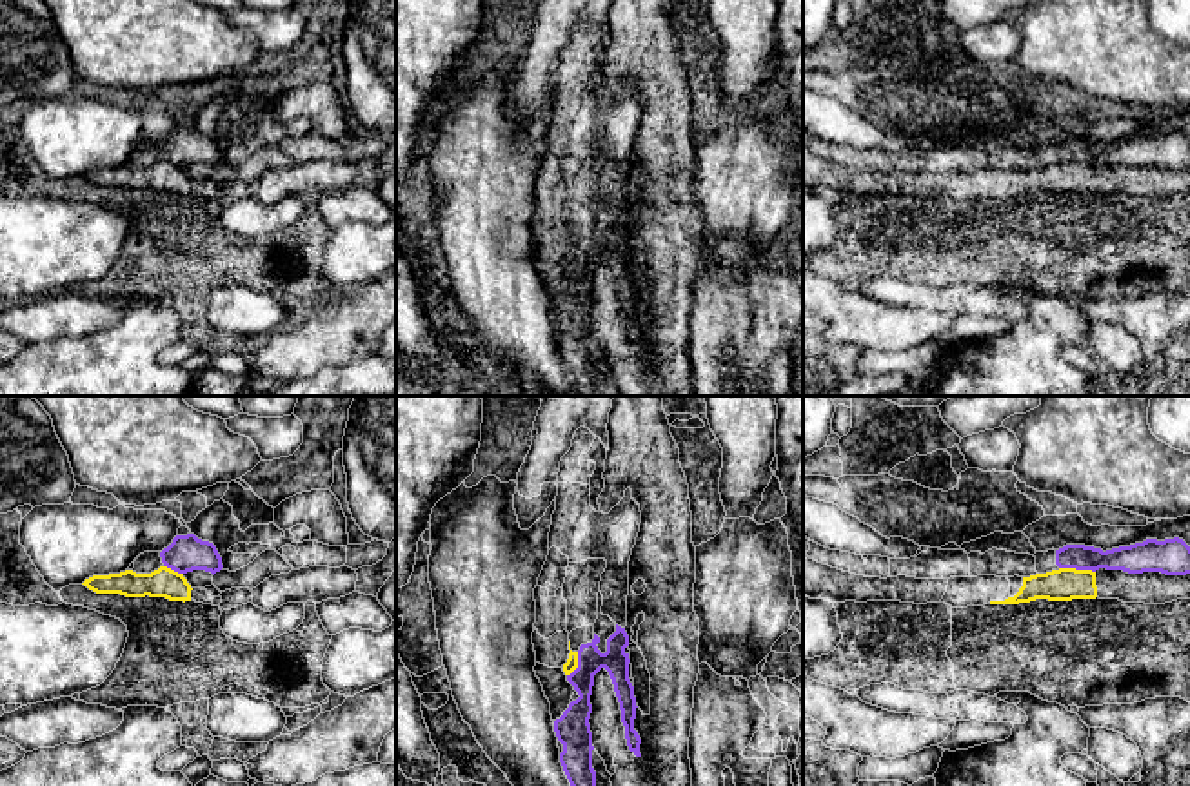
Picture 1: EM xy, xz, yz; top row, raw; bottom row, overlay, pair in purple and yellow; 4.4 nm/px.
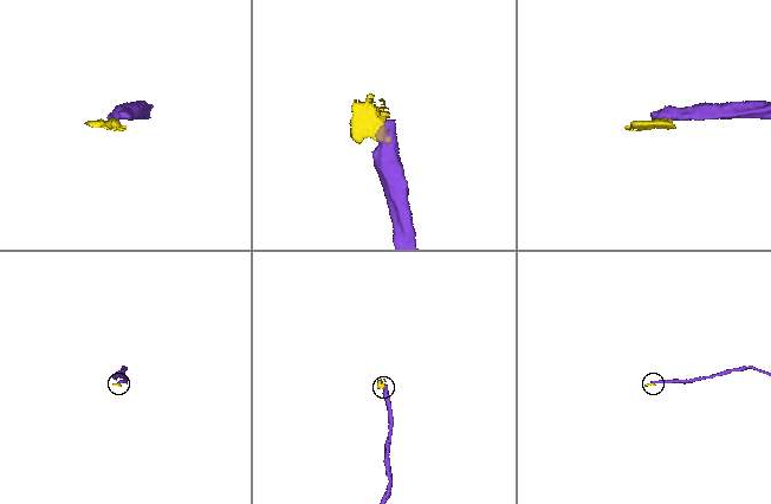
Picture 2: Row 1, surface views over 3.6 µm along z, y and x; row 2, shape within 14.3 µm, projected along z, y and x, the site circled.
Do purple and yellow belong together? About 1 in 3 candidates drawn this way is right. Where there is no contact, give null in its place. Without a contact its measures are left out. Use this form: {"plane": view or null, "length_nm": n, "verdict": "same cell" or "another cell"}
{"plane": "yz", "length_nm": 160, "verdict": "another cell"}

